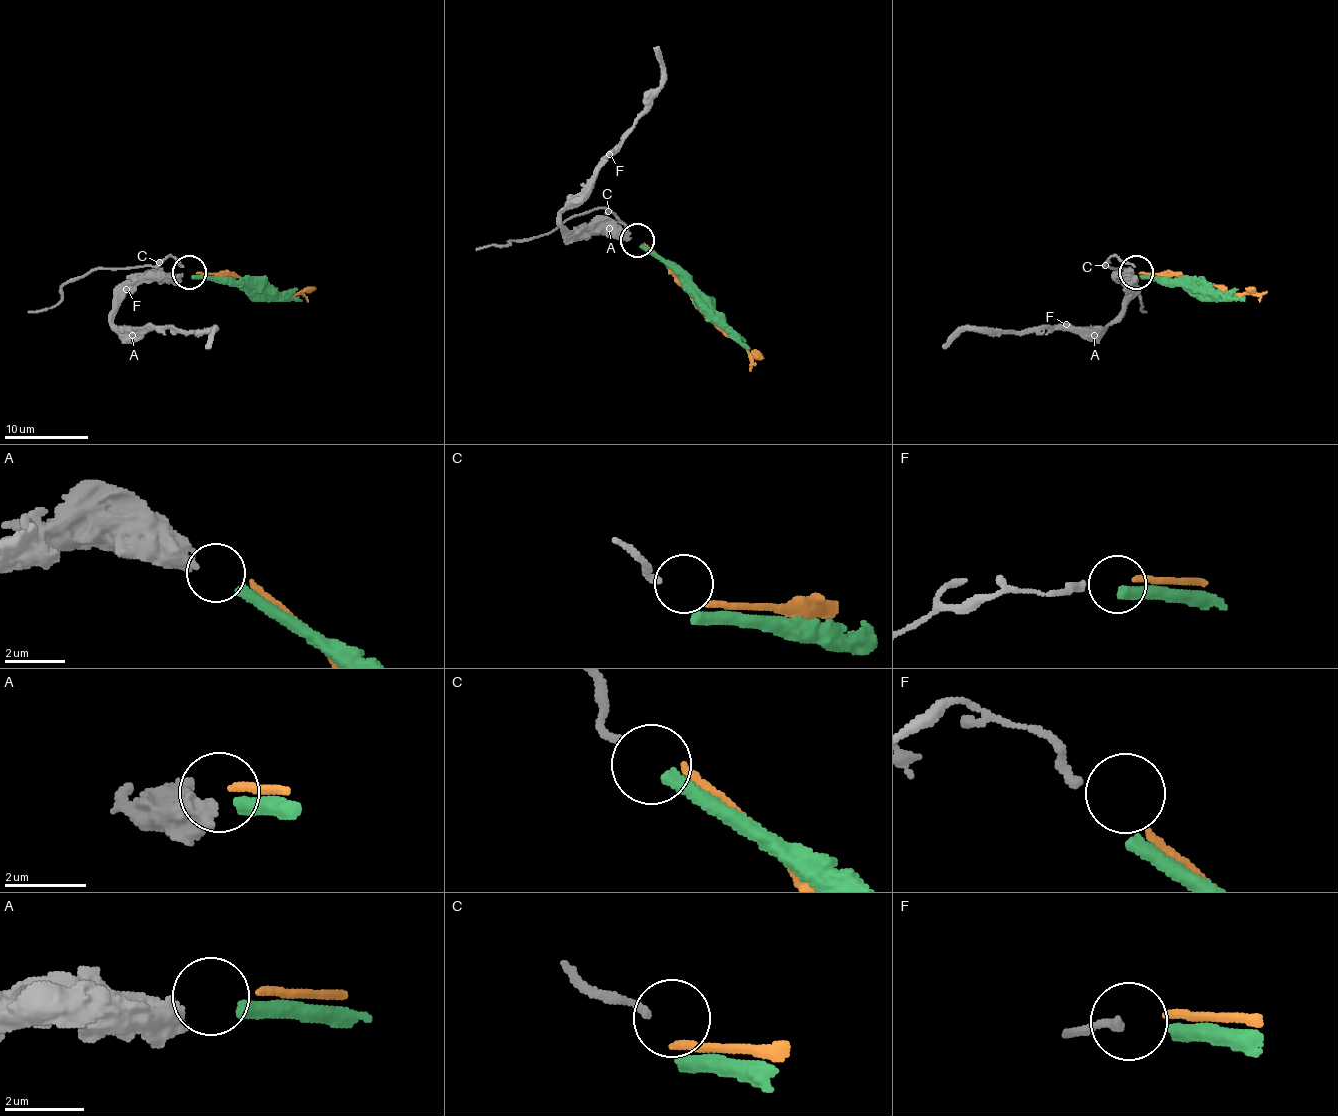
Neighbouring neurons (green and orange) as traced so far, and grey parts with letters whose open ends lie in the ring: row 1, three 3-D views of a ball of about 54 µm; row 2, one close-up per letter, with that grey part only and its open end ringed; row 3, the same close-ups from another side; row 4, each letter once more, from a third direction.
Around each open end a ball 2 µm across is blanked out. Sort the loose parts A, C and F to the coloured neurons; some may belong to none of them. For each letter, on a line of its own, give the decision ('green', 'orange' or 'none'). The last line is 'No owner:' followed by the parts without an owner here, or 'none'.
A: green
C: none
F: orange
No owner: C

